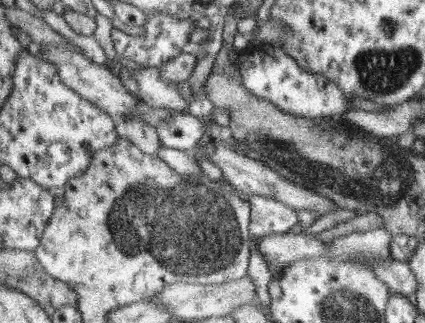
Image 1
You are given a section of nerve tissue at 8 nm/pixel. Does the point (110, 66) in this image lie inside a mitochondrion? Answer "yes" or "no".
no

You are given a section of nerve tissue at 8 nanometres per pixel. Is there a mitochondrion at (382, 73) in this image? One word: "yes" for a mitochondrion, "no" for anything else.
yes

